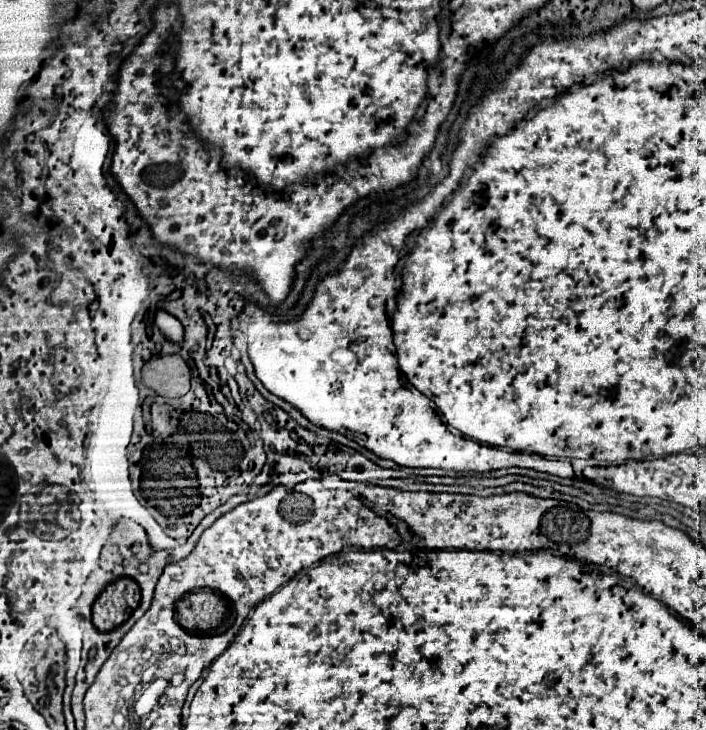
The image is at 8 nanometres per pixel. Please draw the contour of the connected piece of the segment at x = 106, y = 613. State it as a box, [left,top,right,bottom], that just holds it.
[92,577,140,631]

